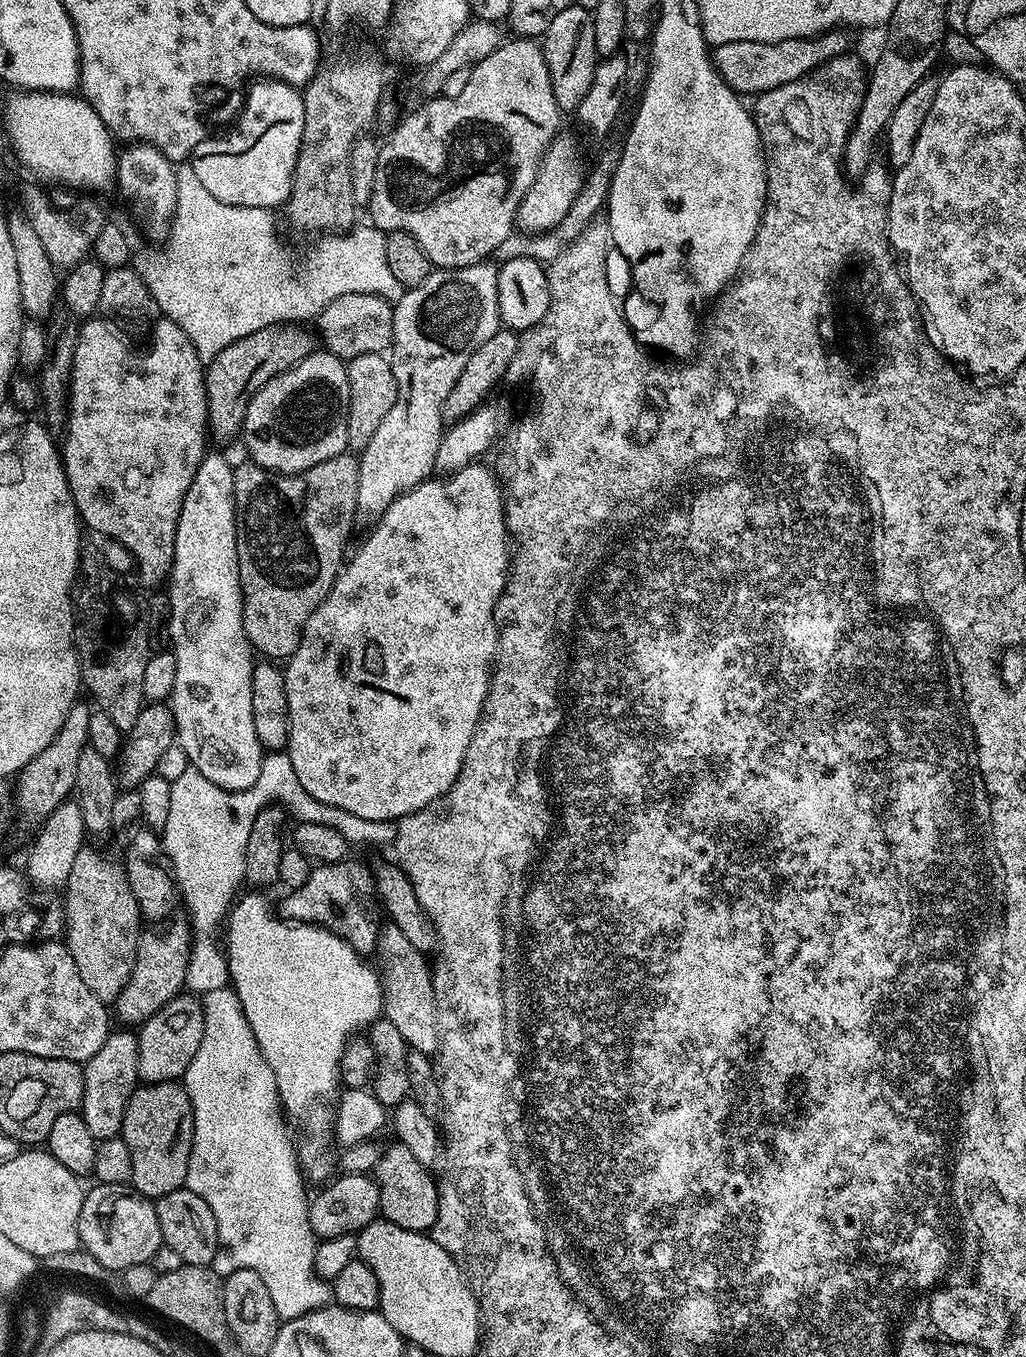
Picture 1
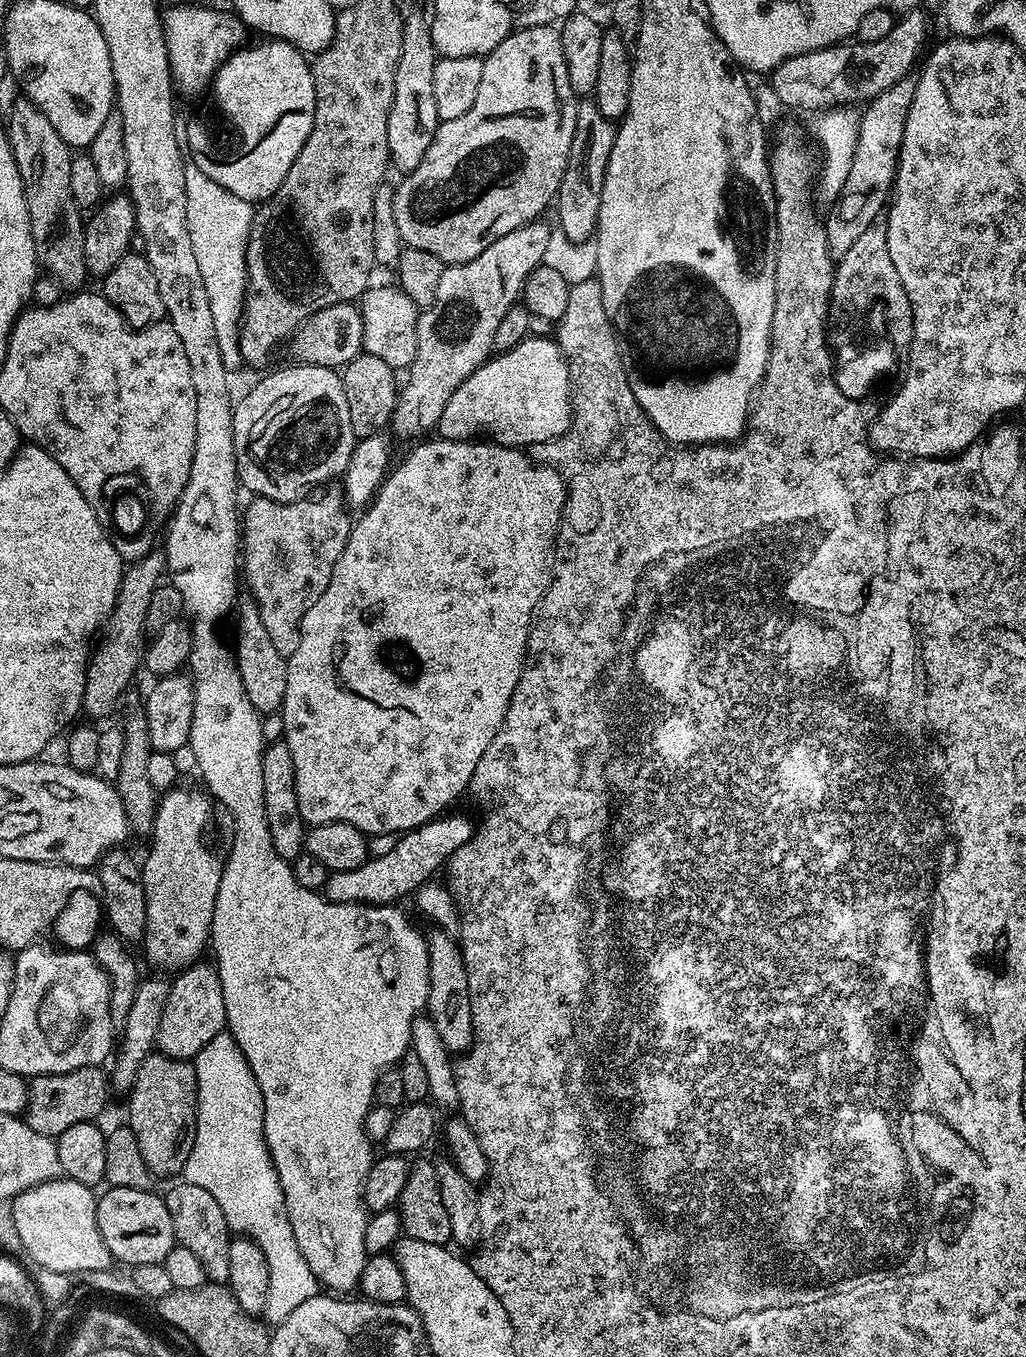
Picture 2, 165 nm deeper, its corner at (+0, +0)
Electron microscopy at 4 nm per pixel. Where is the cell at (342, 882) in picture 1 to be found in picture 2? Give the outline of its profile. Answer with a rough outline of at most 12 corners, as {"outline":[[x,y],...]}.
{"outline":[[441,814],[323,889],[339,904],[396,904],[472,837]]}

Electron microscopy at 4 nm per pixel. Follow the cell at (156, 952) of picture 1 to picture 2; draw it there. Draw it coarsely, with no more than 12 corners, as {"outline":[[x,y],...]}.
{"outline":[[207,791],[159,797],[143,857],[144,956],[179,974],[210,944],[224,860]]}

